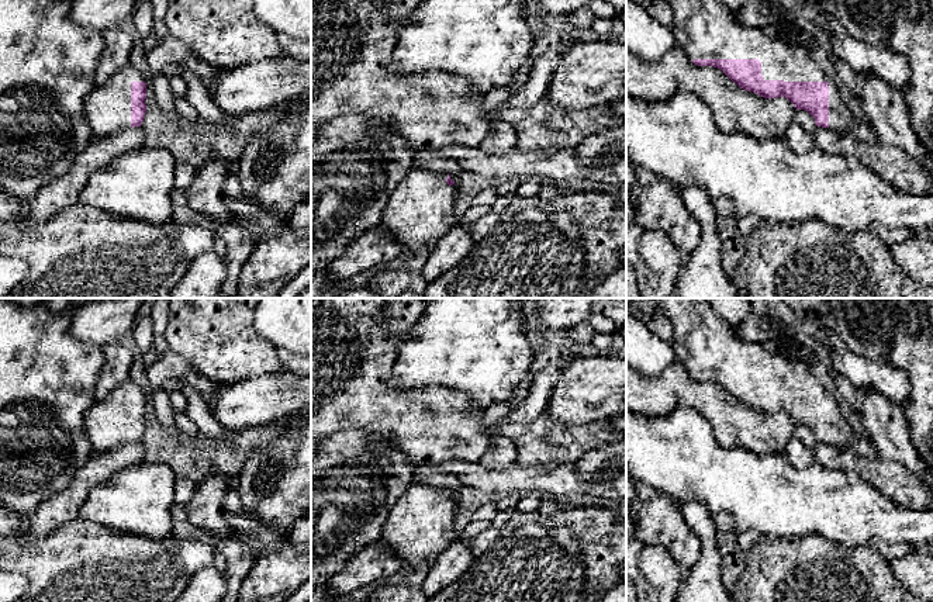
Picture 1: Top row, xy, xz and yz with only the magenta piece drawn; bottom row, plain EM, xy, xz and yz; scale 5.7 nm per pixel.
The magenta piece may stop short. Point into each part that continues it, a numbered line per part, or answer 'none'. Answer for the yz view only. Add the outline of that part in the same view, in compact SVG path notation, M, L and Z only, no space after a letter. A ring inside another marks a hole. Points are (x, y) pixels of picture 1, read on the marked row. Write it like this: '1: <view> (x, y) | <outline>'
1: yz (702, 28) | M664 0L673 11L675 45L694 59L759 59L764 80L827 82L829 129L880 142L867 120L853 117L840 97L839 82L813 62L806 49L767 37L735 20L721 0Z

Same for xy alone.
1: xy (107, 109) | M132 65L118 69L106 83L96 86L84 100L84 117L93 142L107 139L131 127L131 83L145 82Z

